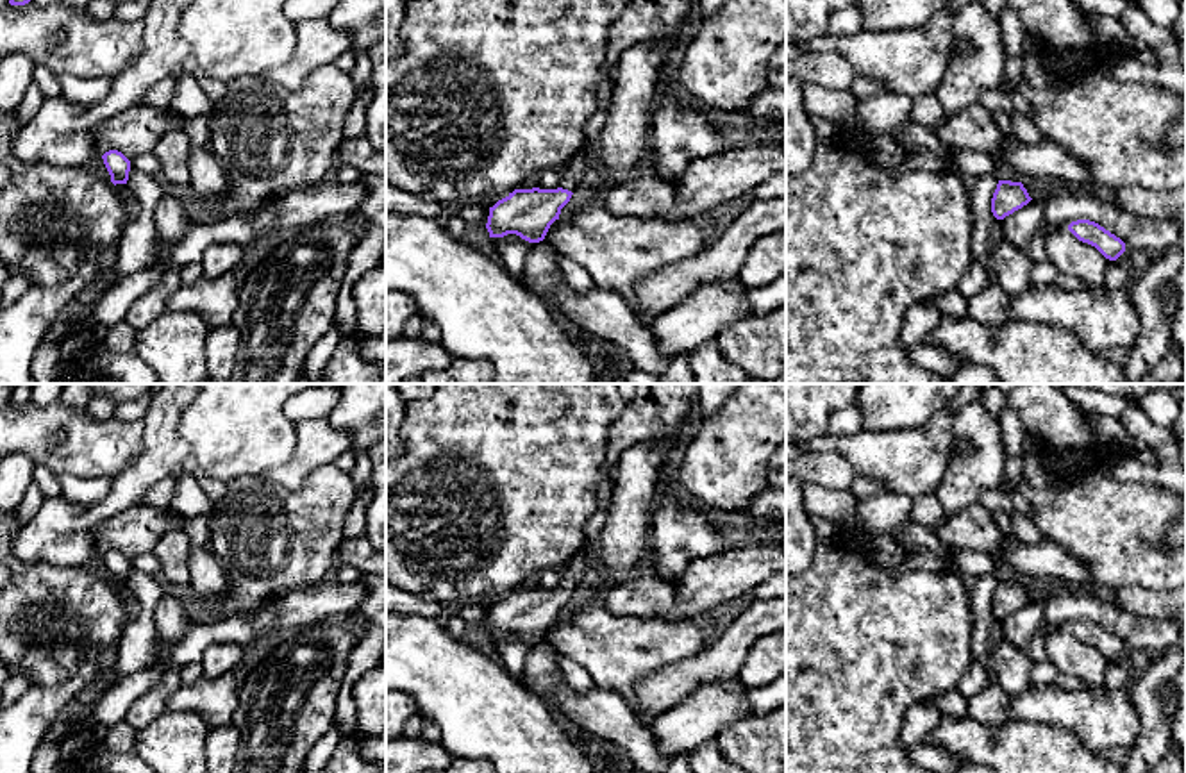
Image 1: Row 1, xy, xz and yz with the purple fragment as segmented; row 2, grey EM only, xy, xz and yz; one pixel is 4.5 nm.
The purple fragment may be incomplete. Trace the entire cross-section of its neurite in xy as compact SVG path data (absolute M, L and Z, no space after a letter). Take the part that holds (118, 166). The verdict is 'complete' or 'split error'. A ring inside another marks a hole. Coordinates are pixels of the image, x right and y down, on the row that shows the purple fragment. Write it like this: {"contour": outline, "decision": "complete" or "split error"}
{"contour": "M109 150L102 155L104 164L111 175L111 182L116 184L127 184L129 171L130 171L130 161L118 150Z", "decision": "complete"}

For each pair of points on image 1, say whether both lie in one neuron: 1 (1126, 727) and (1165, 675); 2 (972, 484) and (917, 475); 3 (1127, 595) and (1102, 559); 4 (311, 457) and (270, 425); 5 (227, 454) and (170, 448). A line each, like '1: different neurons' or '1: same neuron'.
1: different neurons
2: different neurons
3: different neurons
4: different neurons
5: different neurons

